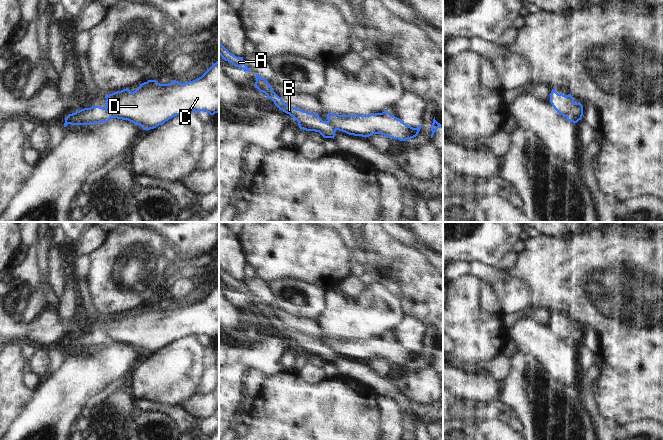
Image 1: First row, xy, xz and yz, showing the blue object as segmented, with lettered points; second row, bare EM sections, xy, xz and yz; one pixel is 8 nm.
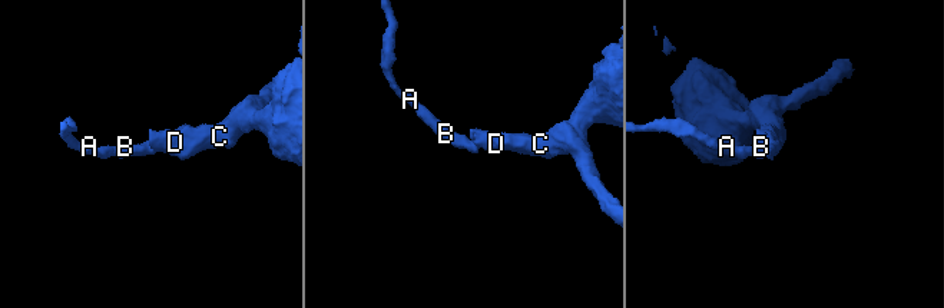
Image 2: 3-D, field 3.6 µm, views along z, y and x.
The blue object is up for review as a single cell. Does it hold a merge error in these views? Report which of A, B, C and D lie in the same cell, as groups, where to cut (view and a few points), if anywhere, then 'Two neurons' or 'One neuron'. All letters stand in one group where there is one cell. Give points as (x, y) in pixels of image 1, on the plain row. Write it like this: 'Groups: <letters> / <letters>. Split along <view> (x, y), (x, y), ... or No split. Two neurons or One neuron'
Groups: A B / C D. Split along yz (574, 327), (566, 341). Two neurons

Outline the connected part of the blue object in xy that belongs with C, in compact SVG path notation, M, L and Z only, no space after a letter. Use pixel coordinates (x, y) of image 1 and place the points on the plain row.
M219 285L193 305L179 307L174 304L170 308L160 308L156 304L148 304L140 308L134 316L126 312L105 321L106 334L110 342L128 344L140 349L143 354L154 353L187 335L206 335L214 339L219 336Z

